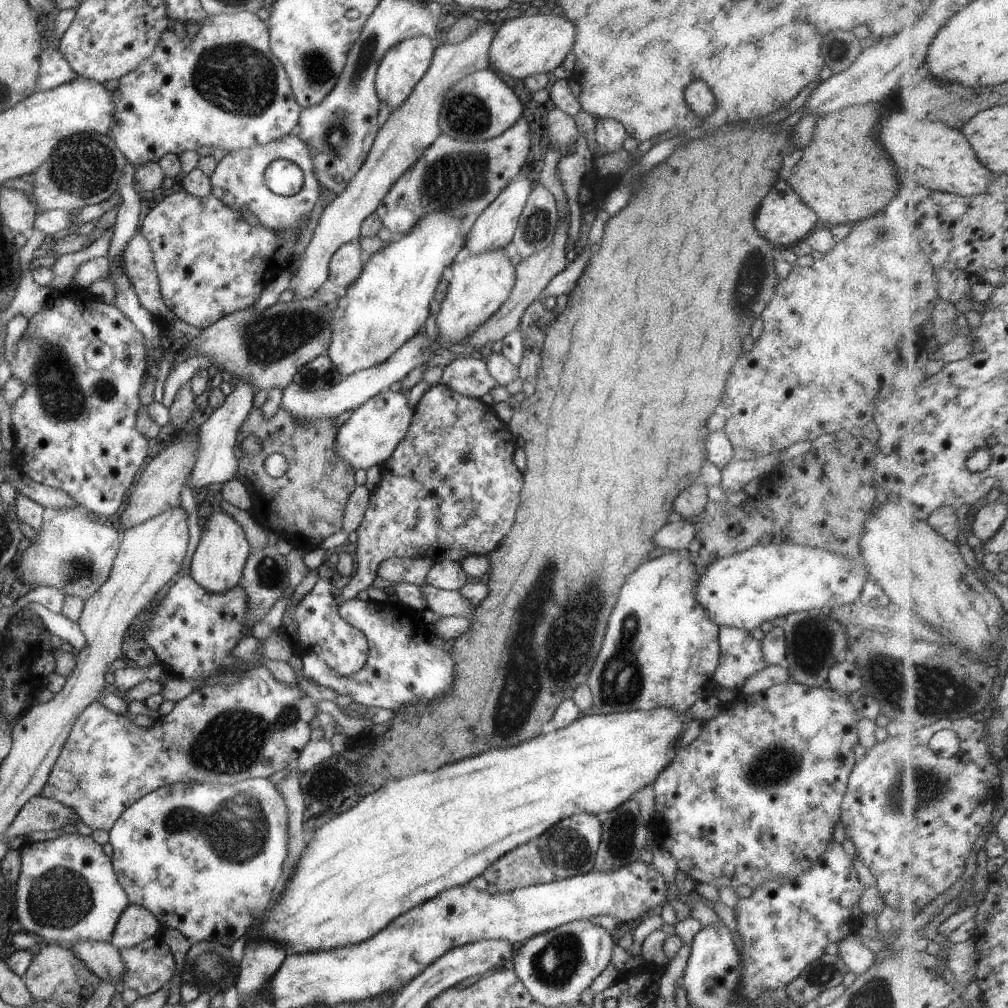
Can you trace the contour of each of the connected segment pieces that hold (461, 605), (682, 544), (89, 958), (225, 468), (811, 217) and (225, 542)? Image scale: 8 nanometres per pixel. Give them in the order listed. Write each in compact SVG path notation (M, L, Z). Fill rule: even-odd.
M425 582L421 583L419 590L422 592L426 602L426 608L432 610L440 617L465 616L475 607L459 594L459 591L446 591L438 589Z
M675 519L673 522L669 522L667 526L663 526L661 530L655 532L653 542L659 548L683 551L696 535L694 524L688 519Z
M77 941L69 948L77 960L81 960L87 970L105 982L116 982L123 976L125 966L121 962L119 951L108 942L101 941Z
M239 381L217 408L208 411L207 420L198 426L199 448L189 475L188 486L191 489L207 486L211 482L224 483L236 476L239 454L235 445L235 436L237 436L239 425L252 408L254 394L255 390L249 381Z
M777 178L772 186L773 188L769 190L769 194L761 200L753 224L759 232L759 236L769 240L773 248L789 248L791 244L805 238L813 229L817 217L789 186L787 181Z
M220 510L212 512L201 527L202 535L192 555L188 574L204 592L225 592L240 582L242 570L250 554L249 544L241 526L231 516Z

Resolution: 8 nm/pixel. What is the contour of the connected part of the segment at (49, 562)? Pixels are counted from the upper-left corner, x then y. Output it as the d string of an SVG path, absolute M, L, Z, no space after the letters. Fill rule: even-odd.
M80 505L56 511L49 520L41 520L41 526L34 530L34 541L31 538L31 544L23 550L12 567L18 579L30 589L53 588L61 590L65 599L77 598L87 602L87 598L107 581L120 544L120 532L103 524Z

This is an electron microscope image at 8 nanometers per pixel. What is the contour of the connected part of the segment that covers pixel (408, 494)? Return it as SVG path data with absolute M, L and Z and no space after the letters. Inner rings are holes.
M438 383L429 387L420 397L418 403L413 407L414 415L408 426L405 436L396 444L393 452L379 464L381 480L379 486L369 495L368 505L363 515L363 520L356 526L357 535L355 556L355 572L347 584L341 588L341 595L335 598L337 604L341 604L347 599L355 597L360 590L366 590L371 582L377 577L376 572L379 563L390 557L429 557L433 562L437 561L457 561L461 562L469 555L487 555L497 548L500 540L507 534L510 526L514 523L516 508L519 502L519 493L523 484L523 473L521 473L513 463L513 452L516 449L516 437L509 432L508 425L501 422L492 407L486 403L485 399L461 396L453 392L444 384Z

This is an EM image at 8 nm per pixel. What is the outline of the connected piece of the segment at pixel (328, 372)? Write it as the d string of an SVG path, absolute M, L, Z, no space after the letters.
M321 353L308 363L301 365L292 376L292 381L306 391L320 391L337 384L342 375L325 353Z

